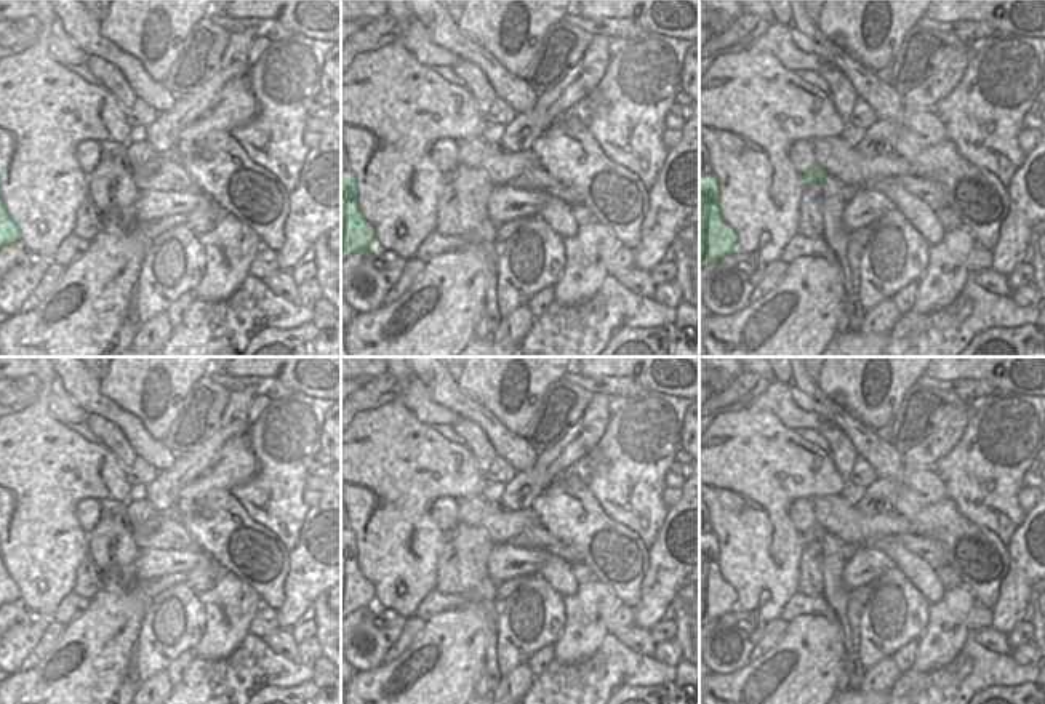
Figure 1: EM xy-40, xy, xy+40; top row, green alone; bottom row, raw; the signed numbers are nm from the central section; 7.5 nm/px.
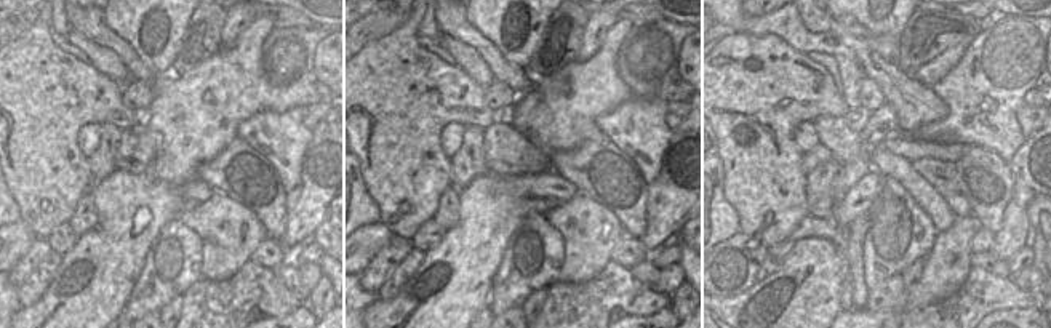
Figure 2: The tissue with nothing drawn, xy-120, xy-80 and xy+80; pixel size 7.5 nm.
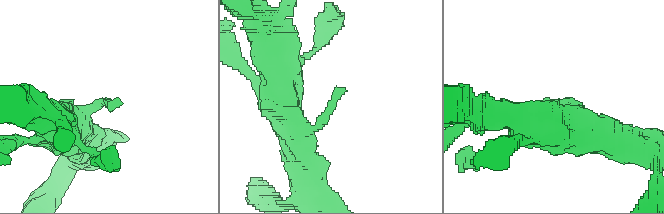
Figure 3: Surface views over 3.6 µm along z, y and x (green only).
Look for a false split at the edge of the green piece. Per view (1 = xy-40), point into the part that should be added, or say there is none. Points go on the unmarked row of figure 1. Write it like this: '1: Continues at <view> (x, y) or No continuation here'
1: No continuation here.

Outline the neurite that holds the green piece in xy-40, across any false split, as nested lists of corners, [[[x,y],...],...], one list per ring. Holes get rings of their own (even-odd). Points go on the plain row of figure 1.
[[[0,552],[0,606],[13,602],[19,602],[19,587],[8,574]]]

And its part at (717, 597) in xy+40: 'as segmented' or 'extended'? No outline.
as segmented

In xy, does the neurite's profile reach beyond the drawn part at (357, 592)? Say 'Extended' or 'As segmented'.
As segmented.

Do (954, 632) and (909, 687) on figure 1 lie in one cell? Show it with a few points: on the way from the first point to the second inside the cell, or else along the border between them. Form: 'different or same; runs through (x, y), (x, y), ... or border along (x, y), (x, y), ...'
different; border along (957, 656), (932, 671), (912, 669)

